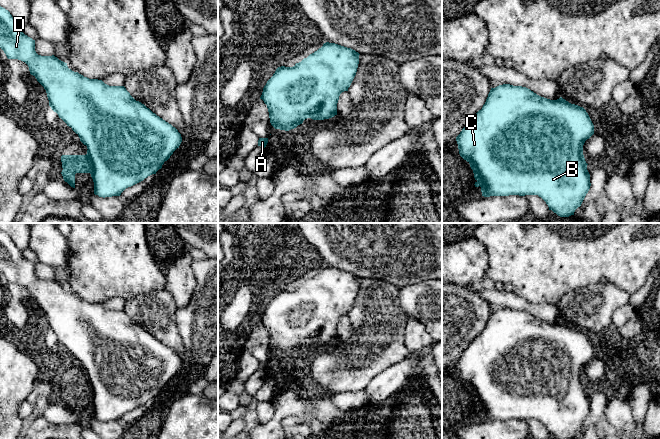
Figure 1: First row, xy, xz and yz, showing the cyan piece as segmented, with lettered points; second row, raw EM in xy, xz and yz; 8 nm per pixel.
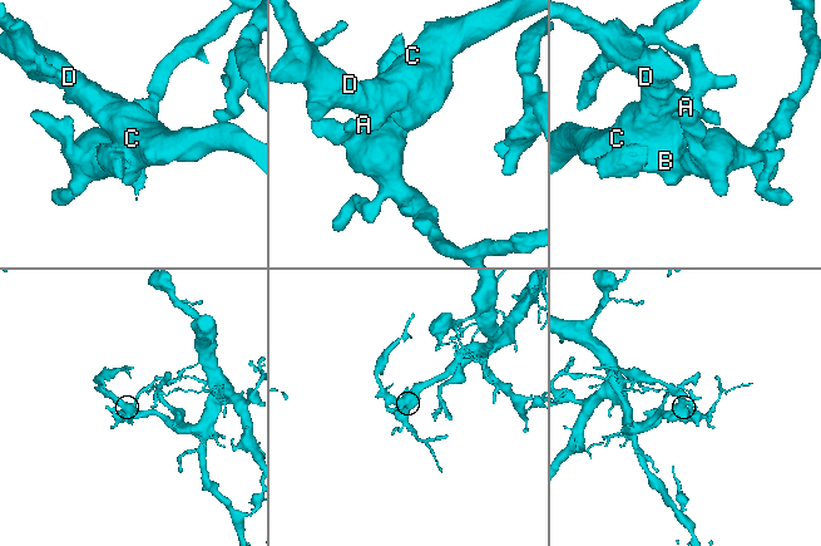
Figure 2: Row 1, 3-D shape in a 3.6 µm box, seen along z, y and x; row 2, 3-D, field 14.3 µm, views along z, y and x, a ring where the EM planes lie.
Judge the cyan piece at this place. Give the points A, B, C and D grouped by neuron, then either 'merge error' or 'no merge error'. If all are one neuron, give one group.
groups A B C D; no merge error

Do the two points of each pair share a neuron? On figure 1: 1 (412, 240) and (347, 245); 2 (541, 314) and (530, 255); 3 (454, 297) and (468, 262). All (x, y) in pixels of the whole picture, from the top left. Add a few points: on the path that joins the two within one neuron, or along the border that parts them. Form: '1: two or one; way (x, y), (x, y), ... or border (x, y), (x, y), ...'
1: one; way (396, 240), (363, 240)
2: two; border (517, 294), (532, 303), (552, 303), (557, 306)
3: two; border (452, 283), (475, 287)

